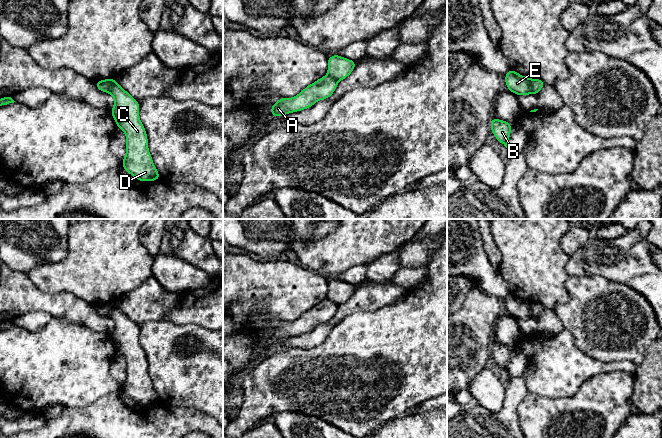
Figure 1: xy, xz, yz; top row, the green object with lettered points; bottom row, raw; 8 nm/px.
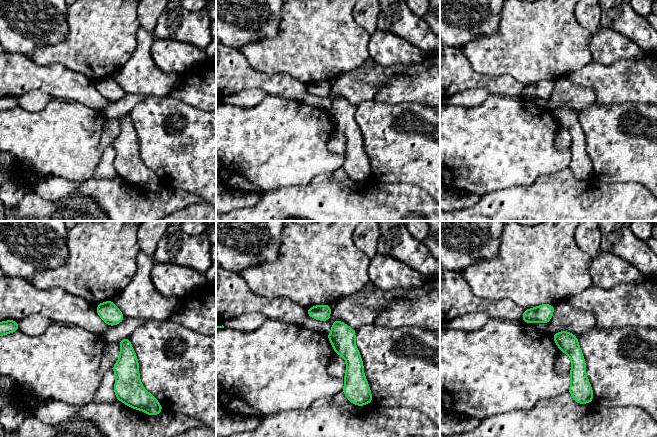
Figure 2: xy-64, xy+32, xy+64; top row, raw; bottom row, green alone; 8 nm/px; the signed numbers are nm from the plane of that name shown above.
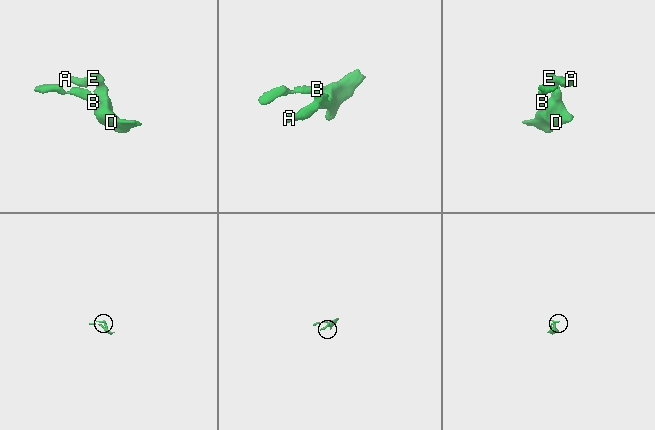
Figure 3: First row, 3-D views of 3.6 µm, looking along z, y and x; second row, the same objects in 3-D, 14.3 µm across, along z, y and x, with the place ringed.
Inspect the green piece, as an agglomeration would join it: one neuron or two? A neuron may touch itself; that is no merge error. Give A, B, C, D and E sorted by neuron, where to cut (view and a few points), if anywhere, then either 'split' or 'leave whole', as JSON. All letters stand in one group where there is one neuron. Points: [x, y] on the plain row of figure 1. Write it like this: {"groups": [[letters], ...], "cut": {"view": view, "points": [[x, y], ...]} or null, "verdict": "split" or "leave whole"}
{"groups": [["A"], ["B", "C", "D", "E"]], "cut": {"view": "xy", "points": [[111, 303], [108, 316]]}, "verdict": "split"}

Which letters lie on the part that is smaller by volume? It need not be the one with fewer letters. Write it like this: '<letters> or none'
A

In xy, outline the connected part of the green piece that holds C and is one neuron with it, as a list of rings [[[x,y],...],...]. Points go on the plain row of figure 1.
[[[111,303],[109,317],[114,321],[114,331],[110,335],[119,353],[126,358],[127,376],[122,391],[139,405],[160,404],[148,375],[145,352],[138,341],[139,327],[116,305]]]

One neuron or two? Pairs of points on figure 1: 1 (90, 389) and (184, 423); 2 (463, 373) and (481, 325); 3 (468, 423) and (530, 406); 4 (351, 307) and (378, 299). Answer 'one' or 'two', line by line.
1: two
2: one
3: two
4: one

